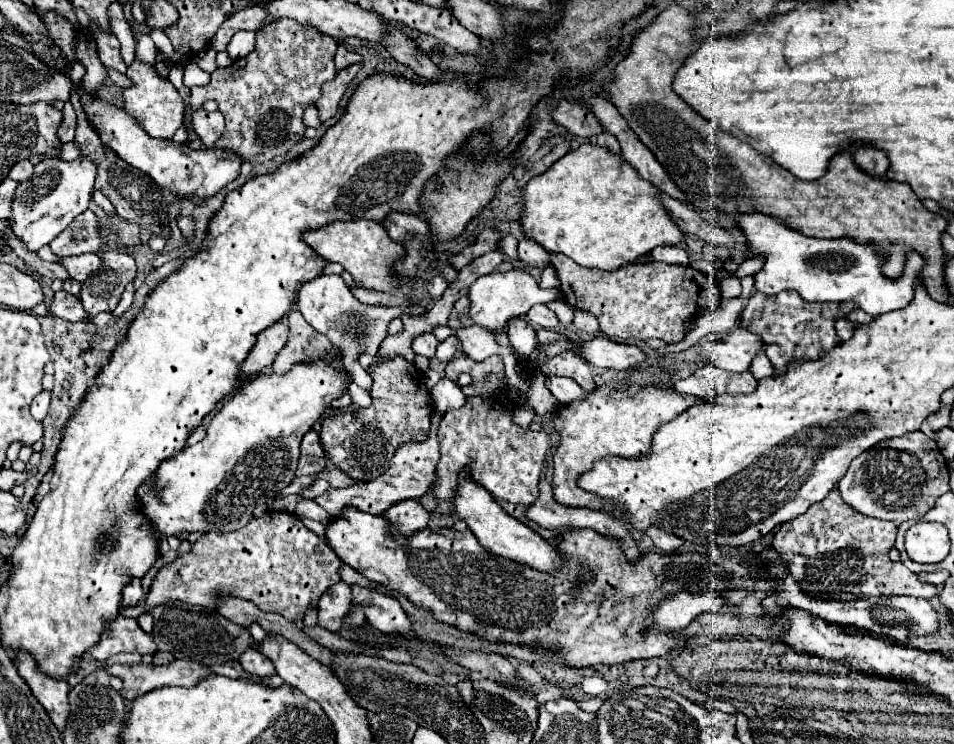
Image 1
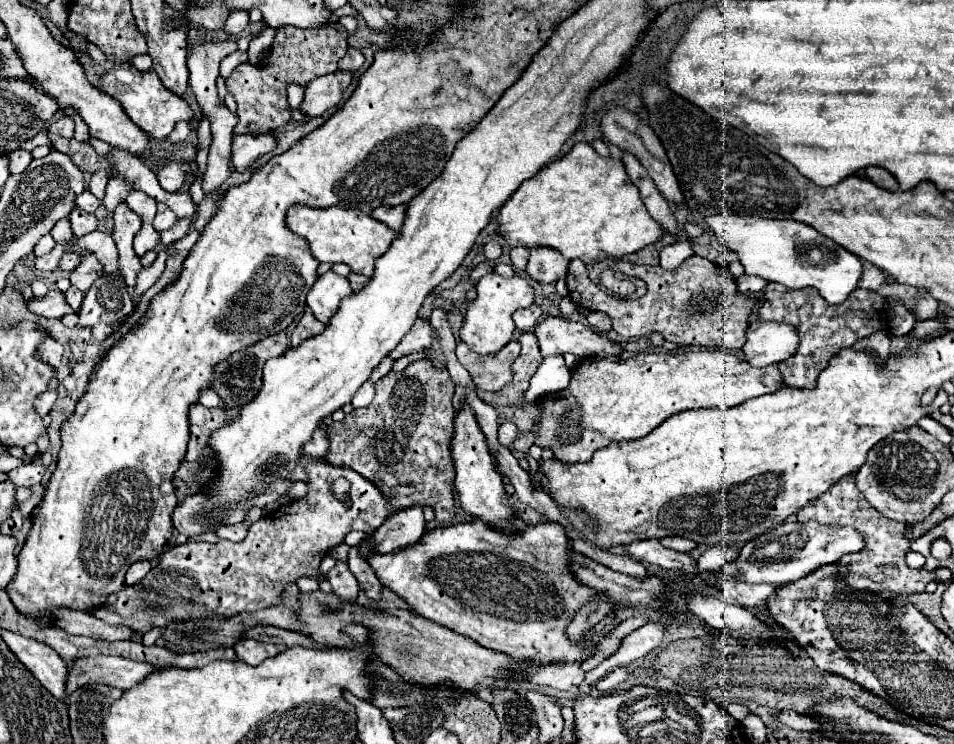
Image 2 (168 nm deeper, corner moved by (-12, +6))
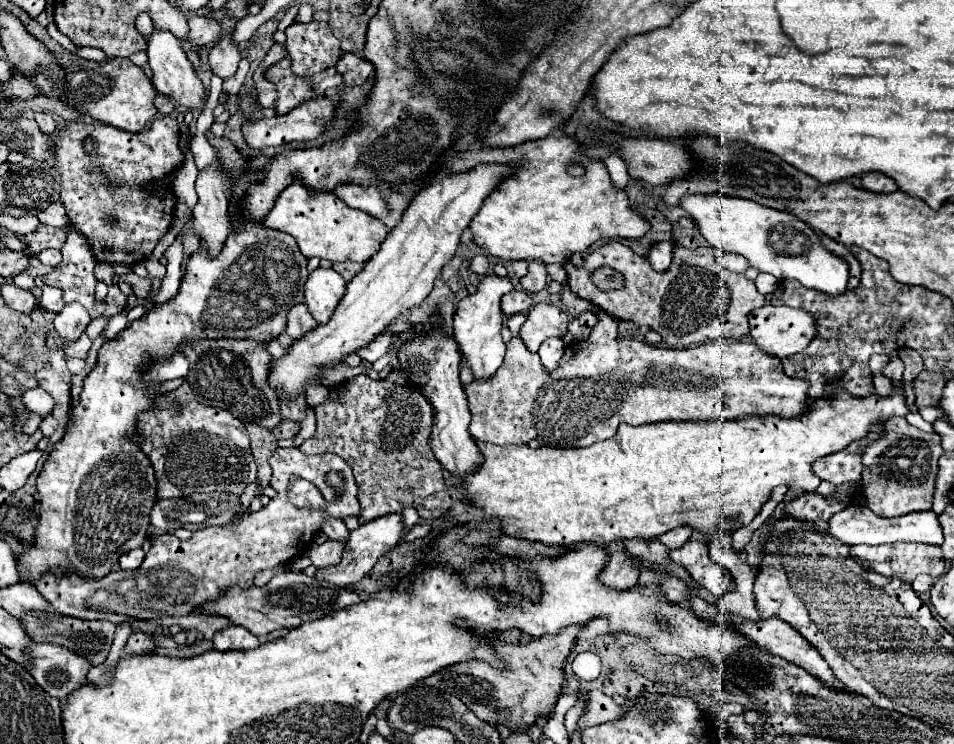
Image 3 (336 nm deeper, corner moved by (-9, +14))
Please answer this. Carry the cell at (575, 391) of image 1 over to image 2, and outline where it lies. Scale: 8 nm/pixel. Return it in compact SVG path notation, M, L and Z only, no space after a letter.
M549 356L541 362L535 376L531 378L531 386L523 394L523 398L525 398L523 402L529 404L543 394L559 392L561 388L569 386L569 380L571 380L571 370L565 366L563 356Z

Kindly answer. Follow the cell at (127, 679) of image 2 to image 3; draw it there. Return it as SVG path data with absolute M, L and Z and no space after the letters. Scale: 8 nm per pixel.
M32 644L26 648L30 656L26 672L34 676L38 686L50 696L64 700L72 690L86 682L90 662L80 654L56 644Z

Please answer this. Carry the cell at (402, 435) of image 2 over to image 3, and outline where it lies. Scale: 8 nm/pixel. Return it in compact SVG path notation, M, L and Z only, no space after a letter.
M392 370L384 380L372 380L364 374L344 380L336 390L330 392L326 402L314 408L314 414L316 414L316 434L302 442L300 452L302 454L330 452L346 460L358 484L358 502L360 502L362 520L368 522L386 514L400 514L408 506L412 506L420 514L420 518L436 520L452 506L450 490L446 488L442 478L442 466L432 454L432 448L428 444L432 420L434 420L432 406L422 396L422 392L406 384L406 378L400 372Z

